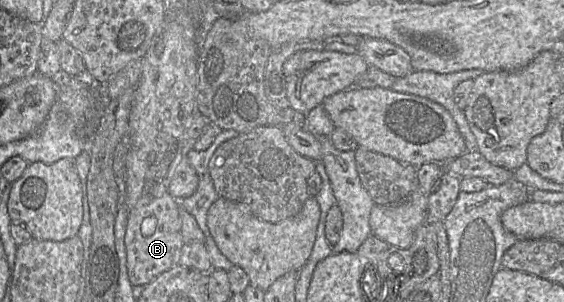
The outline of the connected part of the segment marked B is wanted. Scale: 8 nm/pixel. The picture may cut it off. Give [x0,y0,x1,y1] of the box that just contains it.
[125,192,182,286]

